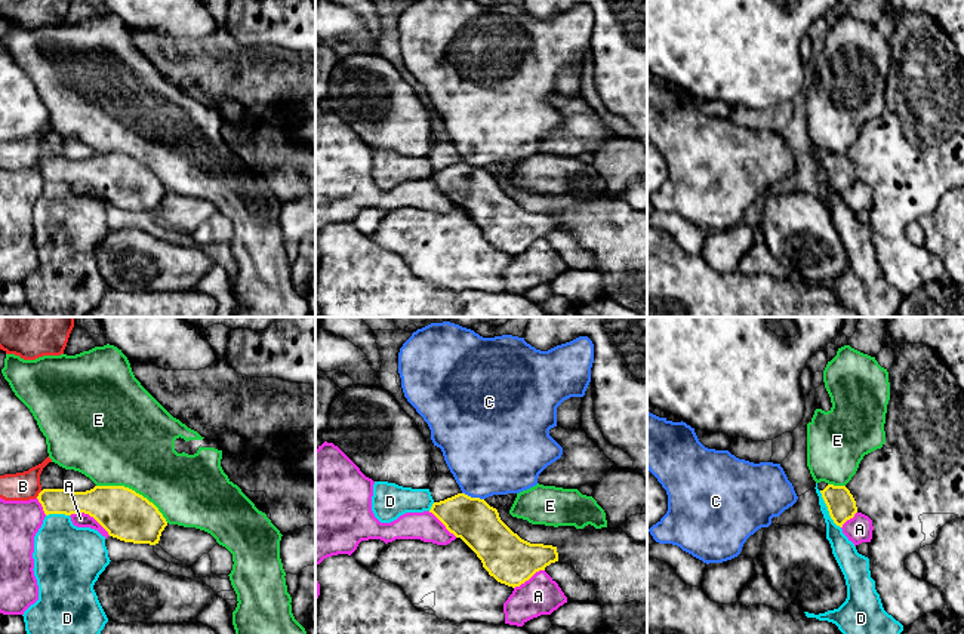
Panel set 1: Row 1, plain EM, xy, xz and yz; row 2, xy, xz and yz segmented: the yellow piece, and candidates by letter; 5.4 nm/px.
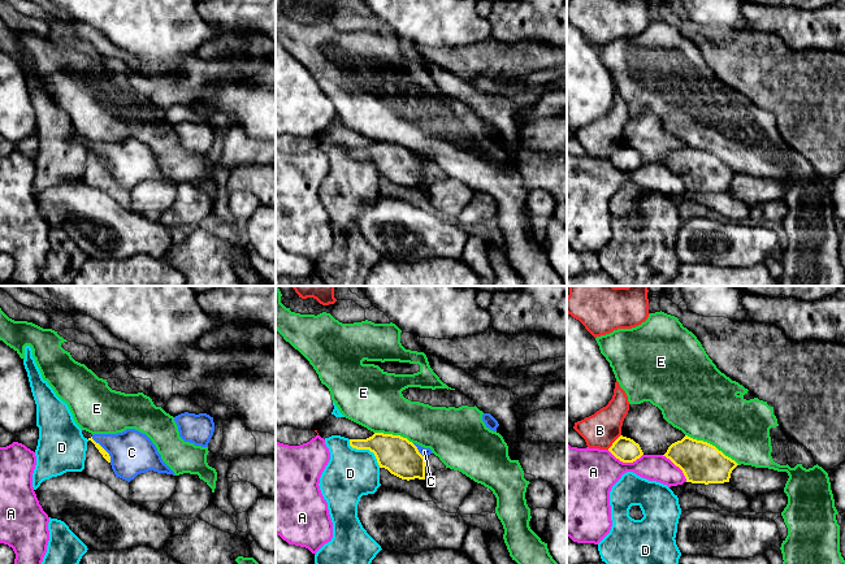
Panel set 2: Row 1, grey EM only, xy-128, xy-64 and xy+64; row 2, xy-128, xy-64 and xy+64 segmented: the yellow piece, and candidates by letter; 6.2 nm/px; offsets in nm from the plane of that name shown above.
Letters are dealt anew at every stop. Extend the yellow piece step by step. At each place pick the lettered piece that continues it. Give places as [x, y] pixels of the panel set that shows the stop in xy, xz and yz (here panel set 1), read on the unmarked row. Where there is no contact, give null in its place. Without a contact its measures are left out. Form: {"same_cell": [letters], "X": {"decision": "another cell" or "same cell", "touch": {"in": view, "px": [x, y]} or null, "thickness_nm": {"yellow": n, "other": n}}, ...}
{"same_cell": [], "A": {"decision": "another cell", "touch": {"in": "xy", "px": [91, 184]}, "thickness_nm": {"yellow": 280, "other": 80}}, "B": {"decision": "another cell", "touch": {"in": "xy", "px": [39, 162]}, "thickness_nm": {"yellow": 140, "other": 160}}, "C": {"decision": "another cell", "touch": {"in": "xz", "px": [473, 166]}, "thickness_nm": {"yellow": 240, "other": 440}}, "D": {"decision": "another cell", "touch": {"in": "yz", "px": [828, 178]}, "thickness_nm": {"yellow": 160, "other": 130}}, "E": {"decision": "another cell", "touch": {"in": "xy", "px": [134, 159]}, "thickness_nm": {"yellow": 280, "other": 460}}}

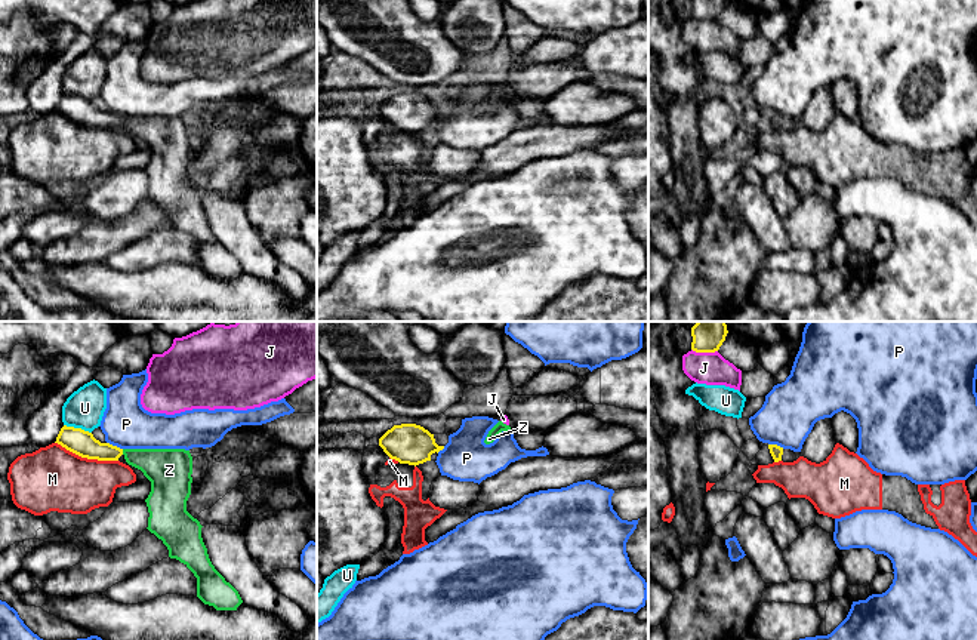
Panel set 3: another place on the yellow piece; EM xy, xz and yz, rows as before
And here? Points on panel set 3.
{"same_cell": ["Z"], "J": {"decision": "another cell", "touch": {"in": "yz", "px": [705, 20]}, "thickness_nm": {"yellow": 110, "other": 180}}, "M": {"decision": "another cell", "touch": {"in": "xy", "px": [86, 125]}, "thickness_nm": {"yellow": 140, "other": 360}}, "P": {"decision": "another cell", "touch": {"in": "xy", "px": [114, 114]}, "thickness_nm": {"yellow": 140, "other": 260}}, "U": {"decision": "another cell", "touch": {"in": "xy", "px": [77, 97]}, "thickness_nm": {"yellow": 140, "other": 220}}, "Z": {"decision": "same cell", "touch": {"in": "xy", "px": [122, 120]}, "thickness_nm": {"yellow": 140, "other": 220}}}

